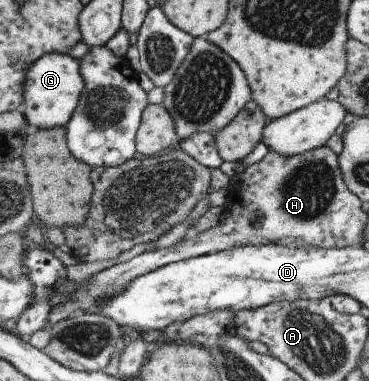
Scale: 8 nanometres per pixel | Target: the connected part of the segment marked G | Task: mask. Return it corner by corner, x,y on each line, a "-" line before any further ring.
50,53
40,57
29,66
23,88
24,110
31,129
51,129
67,125
77,109
81,94
85,89
85,80
81,75
78,59
67,54

